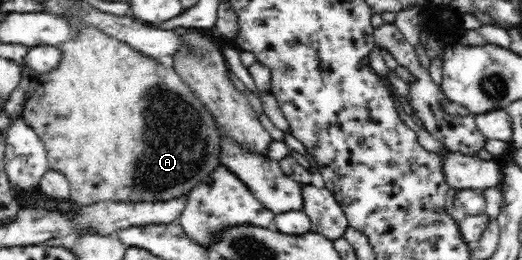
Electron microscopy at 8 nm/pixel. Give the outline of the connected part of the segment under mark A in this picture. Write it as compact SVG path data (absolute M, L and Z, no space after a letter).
M65 19L70 22L71 25L73 25L73 29L77 29L79 31L79 34L77 34L77 38L73 38L73 40L69 40L69 42L65 42L65 44L61 44L61 49L63 49L63 60L61 60L61 64L57 66L56 70L54 72L49 72L48 74L43 74L41 76L38 76L39 78L39 85L35 88L35 92L31 93L29 98L25 101L24 107L21 112L21 116L25 121L27 121L27 124L29 124L30 127L33 127L35 129L35 132L37 132L37 135L41 137L41 141L43 141L43 145L45 145L45 150L48 154L48 165L49 169L53 169L56 171L61 171L63 175L65 175L65 178L70 182L70 198L73 200L73 202L79 203L81 206L91 206L91 204L99 204L103 201L113 201L113 202L120 202L120 203L140 203L140 202L153 202L153 201L159 201L159 200L171 200L171 198L175 198L175 196L179 195L187 195L188 192L191 192L193 188L197 186L197 183L203 182L208 174L215 170L220 165L219 159L218 159L218 146L220 143L221 135L219 135L219 131L216 130L217 124L216 120L213 118L213 115L197 100L197 97L191 93L191 89L179 79L179 74L175 72L175 68L167 68L164 65L161 65L160 63L157 63L153 59L153 57L149 57L146 55L143 55L141 52L131 48L128 44L125 44L124 42L121 42L120 40L115 40L114 38L111 38L110 36L107 36L104 32L101 32L100 30L97 30L96 28L91 28L90 26L85 26L81 21L77 21L77 19Z

